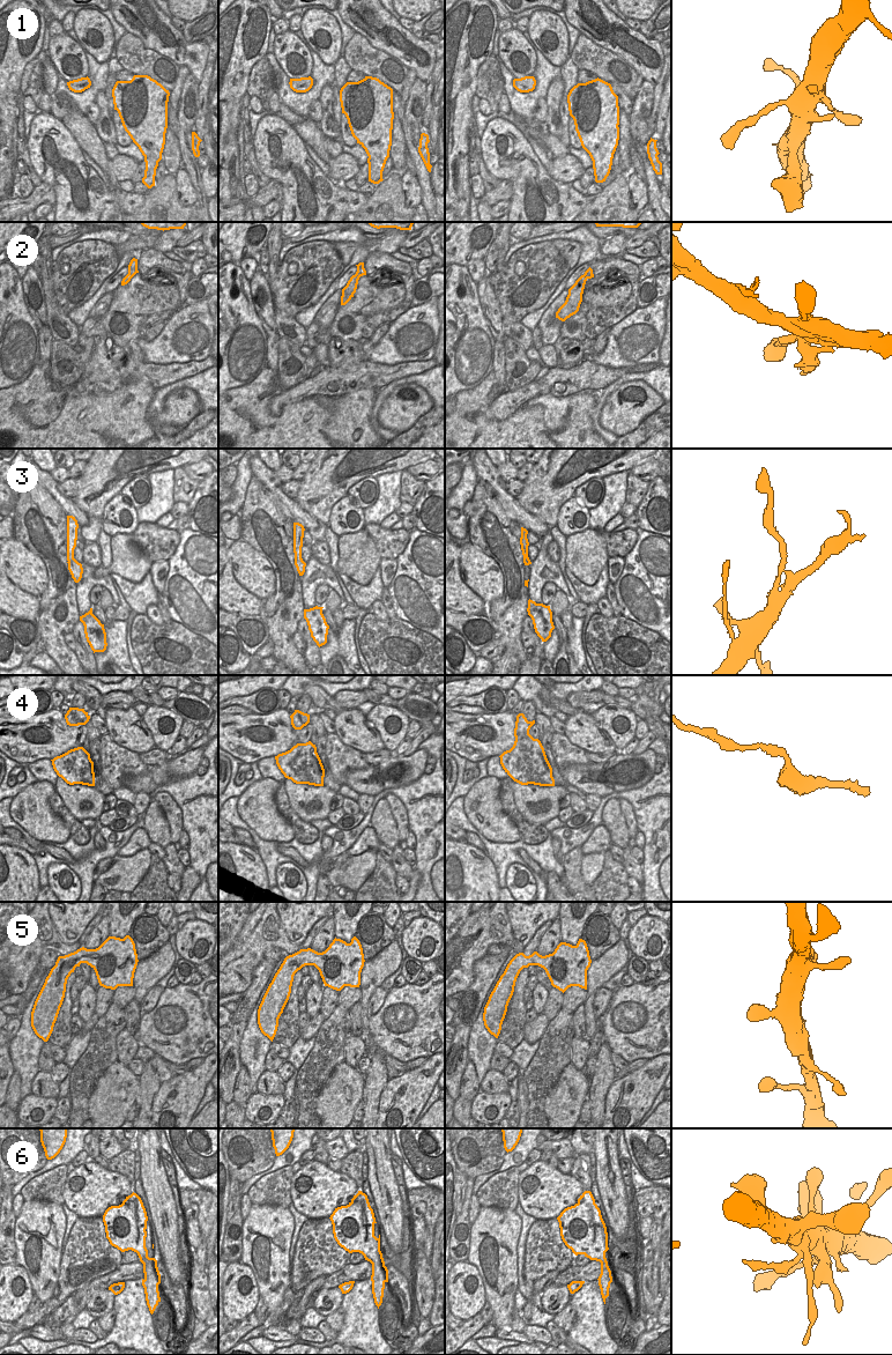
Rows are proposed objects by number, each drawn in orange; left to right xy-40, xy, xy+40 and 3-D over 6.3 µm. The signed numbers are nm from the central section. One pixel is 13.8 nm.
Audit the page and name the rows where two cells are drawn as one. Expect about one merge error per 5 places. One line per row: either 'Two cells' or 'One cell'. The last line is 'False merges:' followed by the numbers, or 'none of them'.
1: One cell
2: Two cells
3: One cell
4: One cell
5: One cell
6: One cell
False merges: 2

